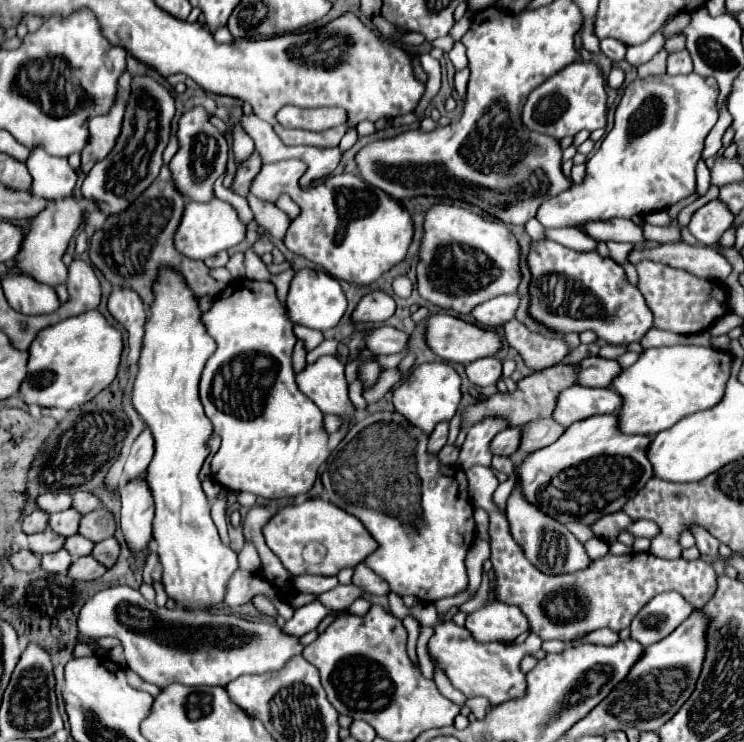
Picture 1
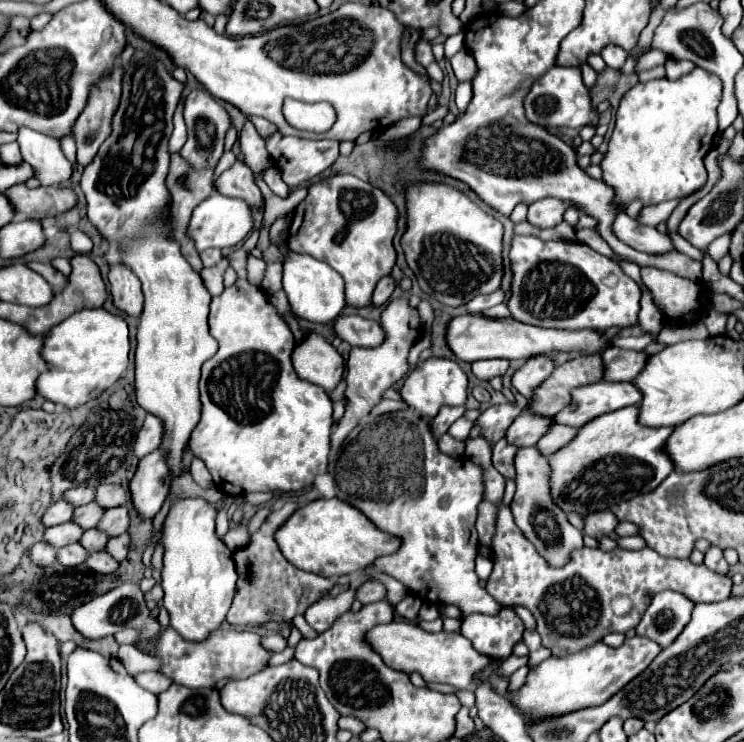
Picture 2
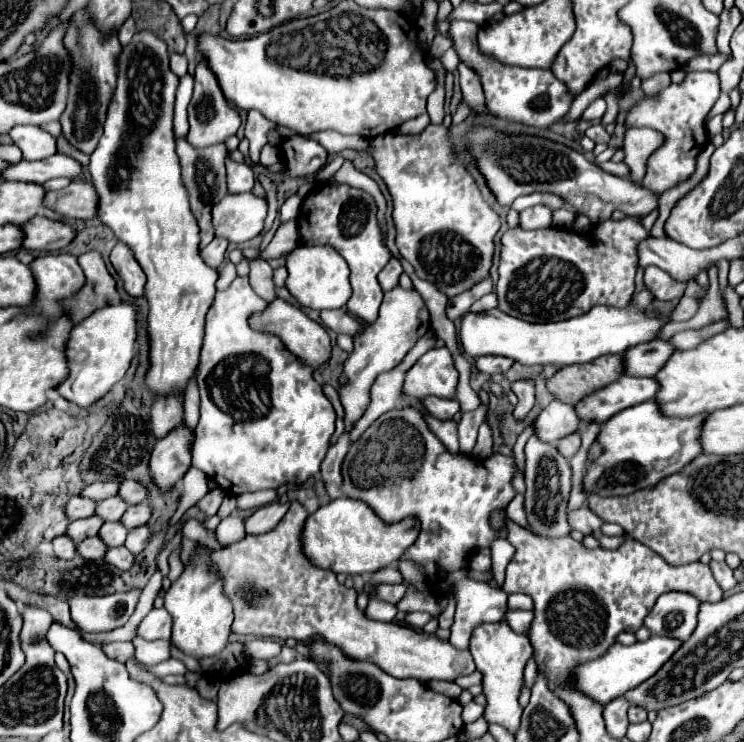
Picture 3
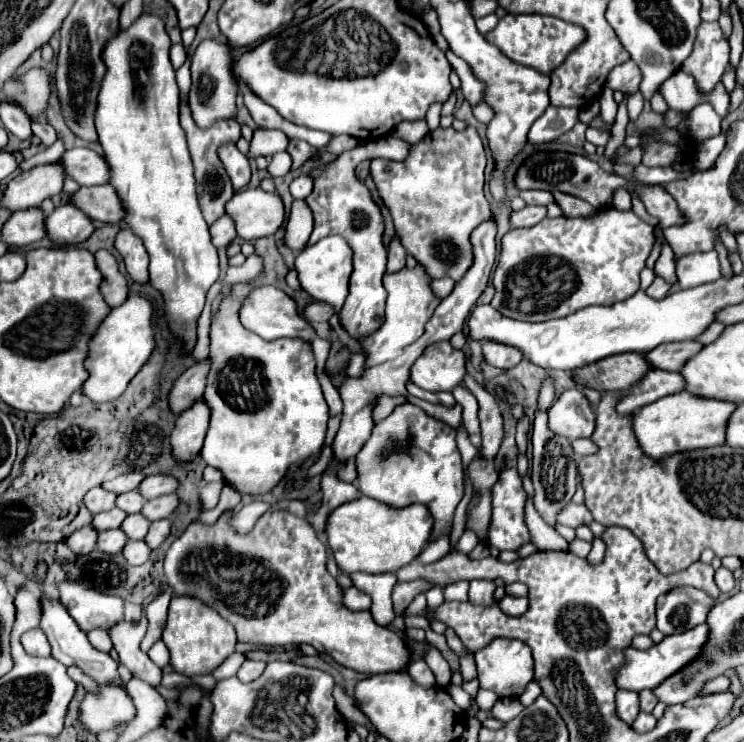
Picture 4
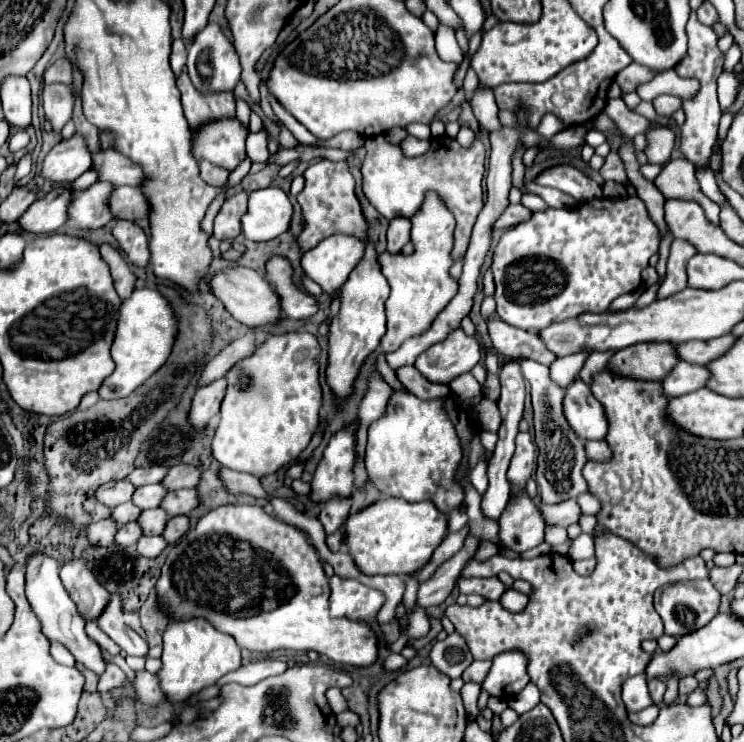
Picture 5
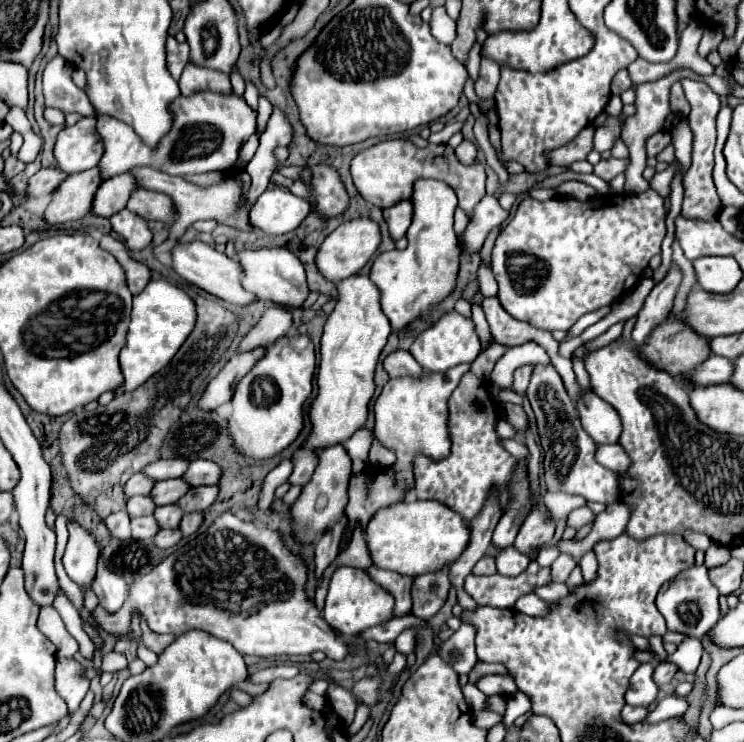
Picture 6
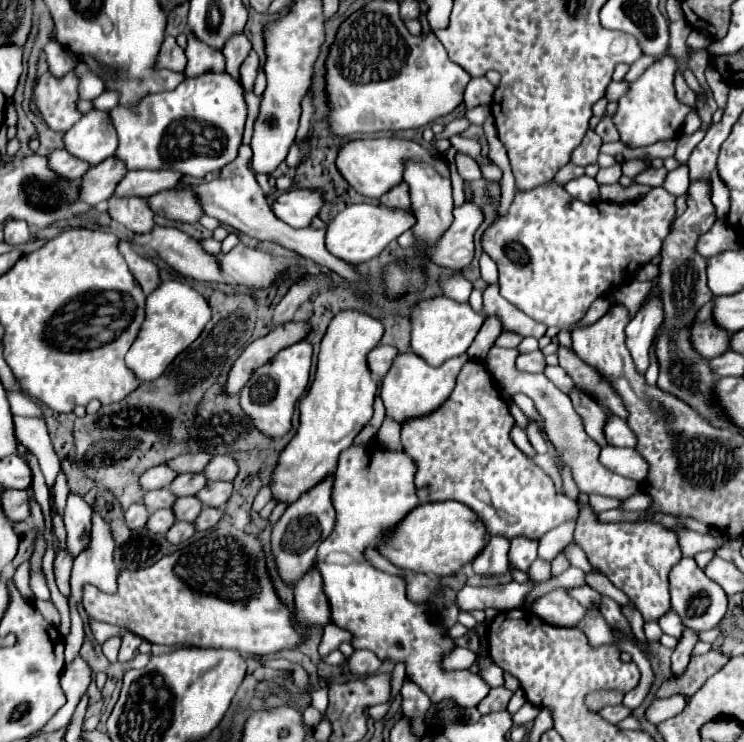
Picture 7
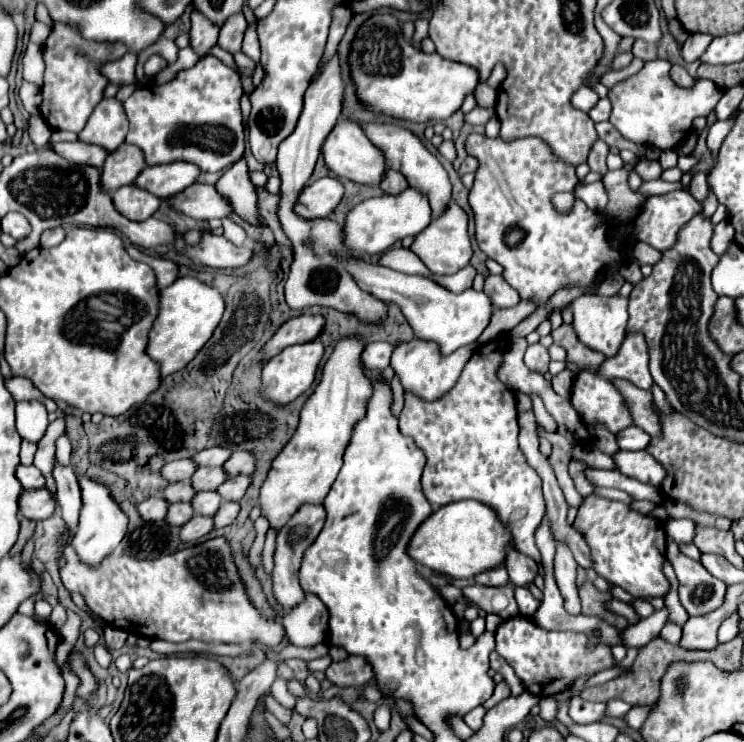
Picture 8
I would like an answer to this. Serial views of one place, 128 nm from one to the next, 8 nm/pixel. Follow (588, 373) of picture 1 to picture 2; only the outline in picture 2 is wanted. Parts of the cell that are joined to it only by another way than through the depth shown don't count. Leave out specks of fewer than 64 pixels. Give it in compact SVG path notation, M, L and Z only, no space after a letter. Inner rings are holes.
M610 346L606 352L602 352L602 360L608 368L606 380L612 382L628 382L634 380L646 366L648 354L642 350L624 350L624 348L614 348Z

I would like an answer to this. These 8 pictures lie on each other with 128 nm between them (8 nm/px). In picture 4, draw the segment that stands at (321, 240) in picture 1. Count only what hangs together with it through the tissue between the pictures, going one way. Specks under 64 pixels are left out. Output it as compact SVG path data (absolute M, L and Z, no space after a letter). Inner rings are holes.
M384 136L366 142L364 146L358 146L358 150L342 152L336 160L328 164L316 166L310 176L314 180L314 188L310 196L306 198L308 206L314 214L314 232L308 240L308 246L316 244L318 240L340 234L348 240L348 244L354 250L354 272L350 276L350 294L344 302L344 308L340 310L340 326L354 338L362 340L370 334L374 334L384 324L384 302L386 302L386 290L382 286L382 276L386 272L386 248L382 244L382 216L376 208L376 204L370 198L368 188L356 178L354 168L362 160L374 158L386 158L389 160L404 160L410 152L410 144L406 140ZM380 234L380 238L378 238Z

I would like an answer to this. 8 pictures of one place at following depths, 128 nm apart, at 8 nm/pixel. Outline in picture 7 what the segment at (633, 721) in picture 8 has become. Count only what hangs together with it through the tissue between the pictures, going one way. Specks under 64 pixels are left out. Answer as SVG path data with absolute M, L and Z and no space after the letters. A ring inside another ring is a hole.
M672 696L672 698L654 700L654 702L646 708L646 720L652 722L652 724L660 724L660 722L676 716L678 712L682 712L684 706L686 706L684 696Z

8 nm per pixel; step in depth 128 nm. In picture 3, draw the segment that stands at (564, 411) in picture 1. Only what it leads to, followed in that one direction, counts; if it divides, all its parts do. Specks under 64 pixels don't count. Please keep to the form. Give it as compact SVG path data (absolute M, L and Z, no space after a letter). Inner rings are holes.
M624 374L620 380L616 380L616 384L608 384L608 388L602 388L600 392L588 396L588 400L582 400L576 406L576 412L580 412L582 422L598 420L604 424L620 410L652 400L658 388L660 384L656 378L638 378Z

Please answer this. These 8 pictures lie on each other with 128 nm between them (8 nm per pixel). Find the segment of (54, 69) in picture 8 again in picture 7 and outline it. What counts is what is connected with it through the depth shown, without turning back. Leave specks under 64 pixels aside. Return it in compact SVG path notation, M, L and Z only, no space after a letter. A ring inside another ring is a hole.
M74 70L62 78L56 78L50 72L40 78L34 94L38 100L38 108L52 130L66 132L82 118L76 108L78 84L80 80Z

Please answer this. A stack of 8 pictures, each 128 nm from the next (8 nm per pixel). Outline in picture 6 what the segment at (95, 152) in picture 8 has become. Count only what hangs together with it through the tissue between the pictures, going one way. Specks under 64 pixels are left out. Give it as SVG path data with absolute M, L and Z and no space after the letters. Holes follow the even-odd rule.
M58 166L42 168L42 170L36 172L36 174L30 178L30 182L28 182L28 198L54 192L54 190L64 182L66 176L68 176L68 174L62 172Z

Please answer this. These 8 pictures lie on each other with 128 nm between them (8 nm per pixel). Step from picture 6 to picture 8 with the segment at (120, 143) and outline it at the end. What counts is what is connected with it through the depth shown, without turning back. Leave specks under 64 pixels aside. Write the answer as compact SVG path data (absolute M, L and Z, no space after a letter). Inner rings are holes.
M204 56L196 66L188 70L180 70L176 78L170 80L168 84L148 84L136 90L124 102L130 120L130 132L126 136L126 142L142 148L148 166L188 160L192 164L198 164L202 172L226 170L242 158L244 144L246 144L242 112L240 112L240 96L242 96L240 76L232 68L222 64L218 58Z

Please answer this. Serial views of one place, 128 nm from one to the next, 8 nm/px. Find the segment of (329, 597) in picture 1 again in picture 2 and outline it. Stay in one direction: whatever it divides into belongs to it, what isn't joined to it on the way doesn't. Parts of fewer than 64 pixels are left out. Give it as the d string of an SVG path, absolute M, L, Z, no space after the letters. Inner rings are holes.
M366 582L364 586L360 586L356 600L360 600L362 604L372 604L372 602L380 602L386 598L386 588L380 582Z

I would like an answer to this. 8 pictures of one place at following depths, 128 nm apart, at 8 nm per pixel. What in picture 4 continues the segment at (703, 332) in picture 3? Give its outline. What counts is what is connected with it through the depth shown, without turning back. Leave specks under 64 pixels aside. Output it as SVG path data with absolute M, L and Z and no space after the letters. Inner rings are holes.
M714 322L700 338L696 338L696 340L706 340L706 342L714 342L722 332L724 332L724 328L726 328L726 324L722 324L722 322Z

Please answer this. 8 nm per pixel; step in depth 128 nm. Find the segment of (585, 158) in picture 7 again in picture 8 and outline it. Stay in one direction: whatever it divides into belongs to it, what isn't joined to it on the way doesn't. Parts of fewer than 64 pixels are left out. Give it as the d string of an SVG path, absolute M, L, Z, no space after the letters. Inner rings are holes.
M598 140L598 142L594 144L594 148L592 148L590 156L588 156L588 166L590 166L592 172L598 172L600 176L604 176L604 174L608 172L608 168L606 168L608 150L610 150L610 146L608 146L606 142L602 142L602 140Z

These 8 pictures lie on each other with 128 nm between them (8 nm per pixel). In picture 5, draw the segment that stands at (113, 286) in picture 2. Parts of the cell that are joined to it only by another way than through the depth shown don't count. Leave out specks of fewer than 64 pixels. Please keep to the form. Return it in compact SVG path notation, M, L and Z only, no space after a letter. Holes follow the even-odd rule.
M116 218L112 228L114 238L118 240L120 248L126 252L128 260L140 268L144 268L150 262L150 250L148 250L148 238L144 230L130 220Z

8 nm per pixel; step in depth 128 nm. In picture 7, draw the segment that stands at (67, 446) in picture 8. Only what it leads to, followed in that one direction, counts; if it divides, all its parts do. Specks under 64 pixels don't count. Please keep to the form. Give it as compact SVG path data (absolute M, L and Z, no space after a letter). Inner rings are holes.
M60 470L56 476L56 486L54 486L54 496L56 496L56 506L60 510L60 514L64 514L64 506L66 506L66 496L68 496L68 484L66 484L66 474Z

